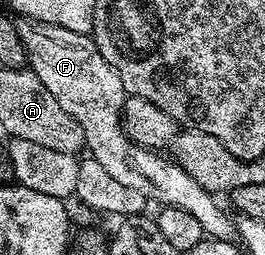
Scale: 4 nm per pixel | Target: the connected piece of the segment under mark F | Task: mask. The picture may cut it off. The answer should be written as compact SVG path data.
M39 19L17 20L18 36L26 50L29 70L40 77L44 89L60 101L60 109L68 113L84 129L85 150L100 161L102 168L113 180L128 191L139 191L147 200L155 199L162 207L184 209L200 221L203 232L212 239L230 239L236 223L222 212L211 192L203 189L173 158L157 150L136 145L122 130L122 107L128 98L124 85L112 65L104 61L100 49L90 35L72 33L60 25L48 25Z

